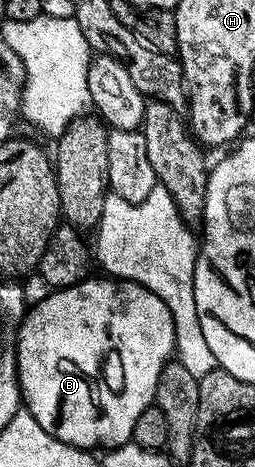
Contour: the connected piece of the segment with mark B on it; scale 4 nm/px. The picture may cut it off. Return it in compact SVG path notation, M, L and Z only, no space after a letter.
M87 278L67 288L47 291L47 296L35 308L33 305L23 316L22 325L18 328L18 391L25 411L32 413L36 422L40 422L40 426L44 426L44 430L48 430L48 434L52 434L60 442L70 444L73 448L87 450L98 450L94 448L109 450L118 447L119 444L131 443L132 426L136 426L136 418L140 418L140 414L144 414L144 410L154 404L154 395L162 367L176 352L174 319L168 306L158 295L145 288L143 284L115 282L110 278L102 279L106 280Z

